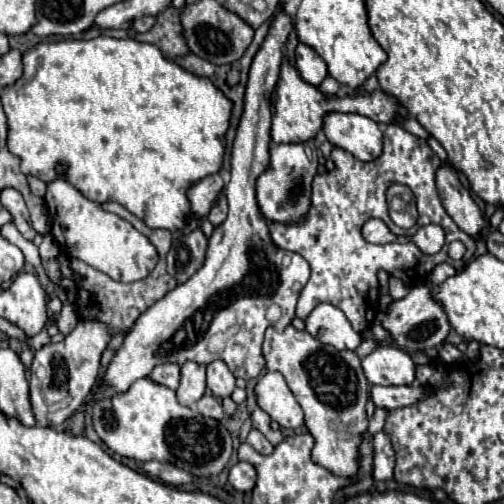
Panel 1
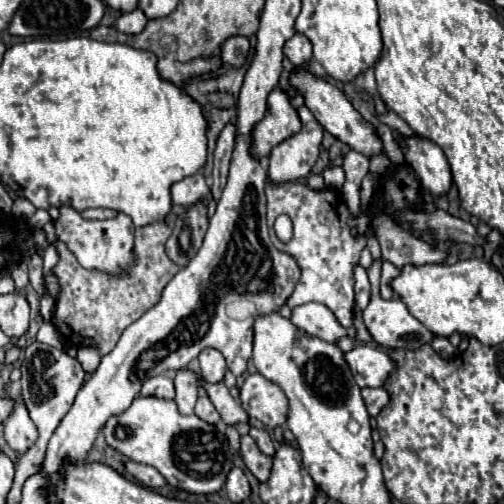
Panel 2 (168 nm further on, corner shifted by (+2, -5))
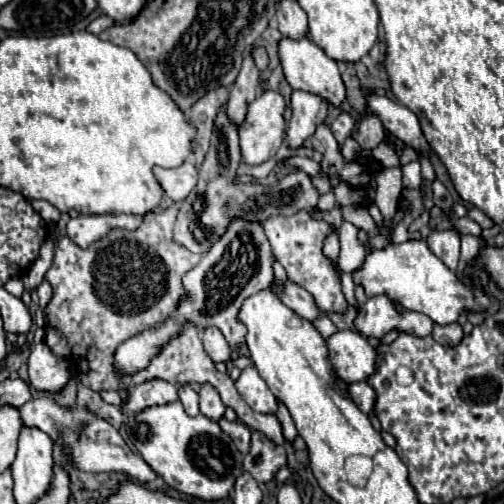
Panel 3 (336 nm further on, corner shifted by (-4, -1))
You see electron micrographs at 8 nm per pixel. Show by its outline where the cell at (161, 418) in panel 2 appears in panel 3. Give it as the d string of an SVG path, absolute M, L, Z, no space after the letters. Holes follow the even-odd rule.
M179 400L163 406L149 406L137 414L129 414L125 422L125 432L137 452L143 456L143 460L159 476L163 476L171 488L183 494L201 500L227 498L235 484L235 478L241 472L243 456L227 434L223 450L221 426L203 414L187 416Z

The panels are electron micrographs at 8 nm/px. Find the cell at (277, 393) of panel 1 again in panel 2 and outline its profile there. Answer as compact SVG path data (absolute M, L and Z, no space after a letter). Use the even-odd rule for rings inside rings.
M249 374L239 390L239 400L245 412L259 420L267 430L283 426L287 420L287 398L281 388L261 374Z

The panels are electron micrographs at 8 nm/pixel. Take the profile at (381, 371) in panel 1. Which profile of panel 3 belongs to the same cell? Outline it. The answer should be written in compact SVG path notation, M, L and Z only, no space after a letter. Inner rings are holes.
M339 330L327 338L327 346L331 348L331 362L341 380L361 382L375 372L377 350L359 332Z

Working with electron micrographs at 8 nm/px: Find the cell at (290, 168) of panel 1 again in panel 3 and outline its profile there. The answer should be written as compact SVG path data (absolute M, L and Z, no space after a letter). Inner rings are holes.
M295 90L291 94L291 108L293 118L287 128L287 146L297 150L305 144L307 138L313 136L319 124L327 118L327 102L315 94Z

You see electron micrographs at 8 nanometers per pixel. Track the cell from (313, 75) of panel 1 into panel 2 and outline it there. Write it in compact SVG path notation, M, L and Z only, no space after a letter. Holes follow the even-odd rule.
M295 32L283 46L283 54L291 60L293 66L311 66L311 56L313 56L313 48L311 42L305 34Z

